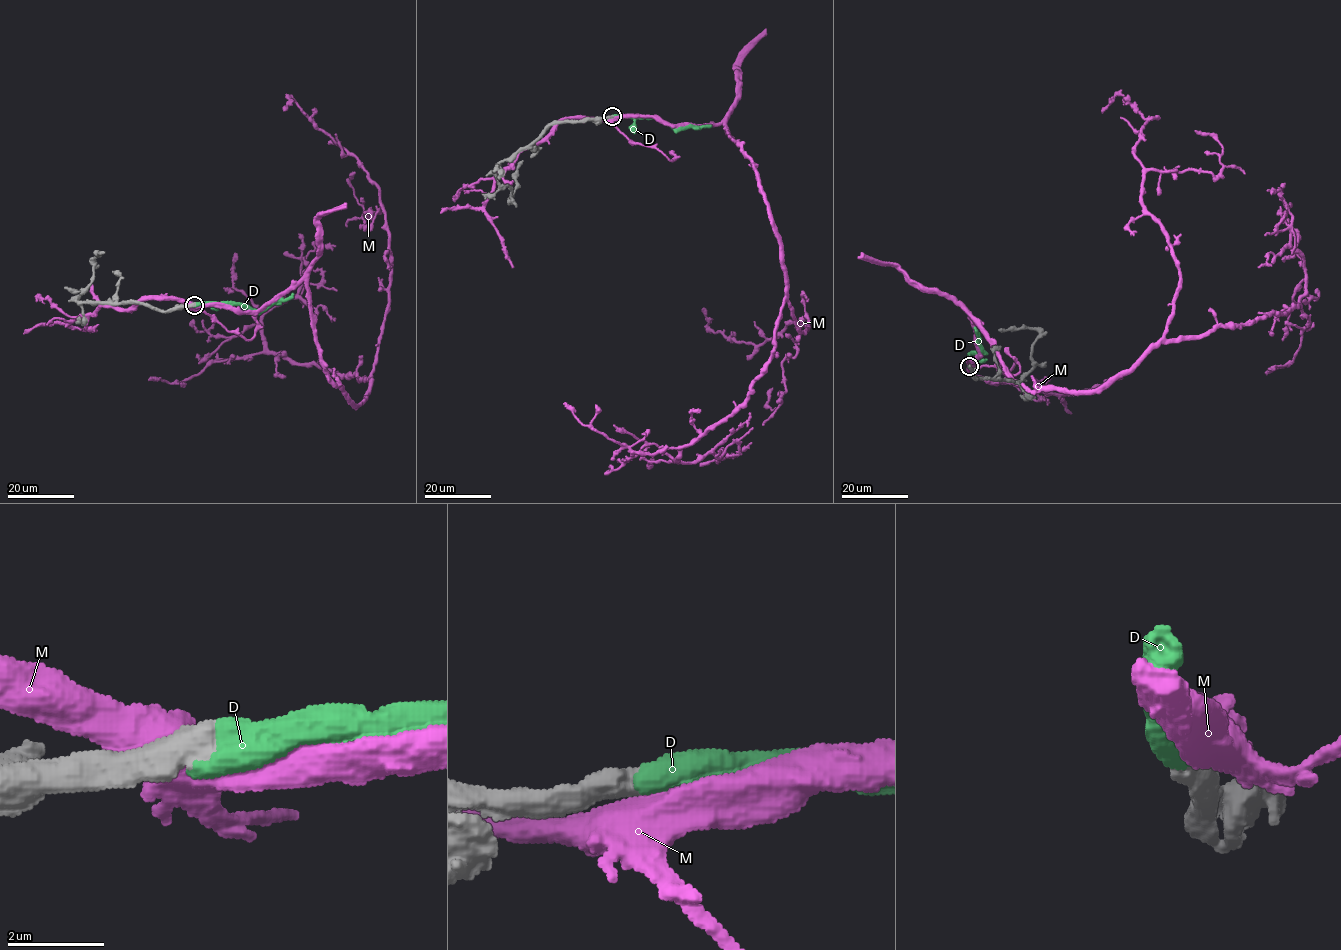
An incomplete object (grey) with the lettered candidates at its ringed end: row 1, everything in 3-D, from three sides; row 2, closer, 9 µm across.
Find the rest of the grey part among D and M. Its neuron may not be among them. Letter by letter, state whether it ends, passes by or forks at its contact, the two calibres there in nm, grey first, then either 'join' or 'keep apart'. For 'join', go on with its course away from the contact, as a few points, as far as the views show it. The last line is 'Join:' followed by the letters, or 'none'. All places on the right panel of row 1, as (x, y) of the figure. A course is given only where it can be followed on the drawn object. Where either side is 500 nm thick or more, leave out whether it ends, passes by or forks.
D: calibres 650 and 750 nm; join; course (970, 365), (969, 353), (983, 352), (974, 327)
M: calibres 800 and 1100 nm; keep apart
Join: D

